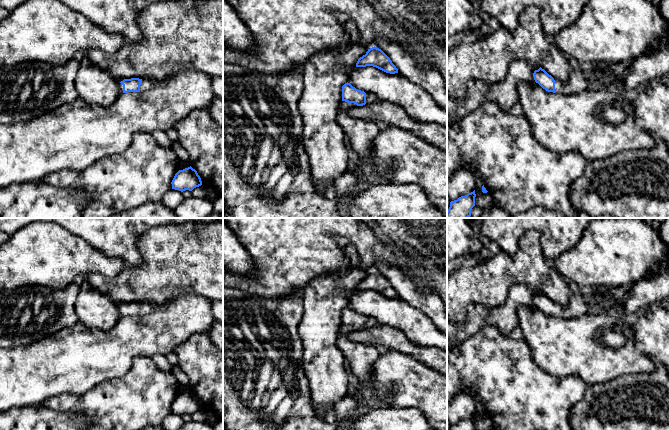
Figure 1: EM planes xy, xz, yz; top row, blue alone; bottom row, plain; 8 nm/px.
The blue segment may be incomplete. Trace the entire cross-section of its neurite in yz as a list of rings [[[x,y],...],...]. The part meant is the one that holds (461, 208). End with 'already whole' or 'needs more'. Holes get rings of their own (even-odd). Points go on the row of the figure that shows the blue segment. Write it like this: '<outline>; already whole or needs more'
[[[475,190],[465,196],[459,197],[457,200],[450,202],[447,210],[447,218],[469,218],[471,210],[475,206]]]; already whole

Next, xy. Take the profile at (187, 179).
[[[190,166],[179,170],[175,174],[171,184],[172,189],[183,192],[185,190],[192,191],[194,188],[201,186],[202,181],[197,171]]]; already whole

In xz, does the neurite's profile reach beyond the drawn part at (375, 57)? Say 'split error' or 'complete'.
complete

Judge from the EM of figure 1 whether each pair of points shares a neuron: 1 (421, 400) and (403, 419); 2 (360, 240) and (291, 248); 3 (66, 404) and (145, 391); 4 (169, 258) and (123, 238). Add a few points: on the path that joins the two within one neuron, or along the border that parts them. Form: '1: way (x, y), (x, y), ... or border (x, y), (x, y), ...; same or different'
1: border (390, 408), (415, 407), (427, 419); different
2: way (343, 230), (308, 231); same
3: way (86, 404), (125, 404); same
4: border (151, 228), (137, 238), (141, 262), (133, 266); different

